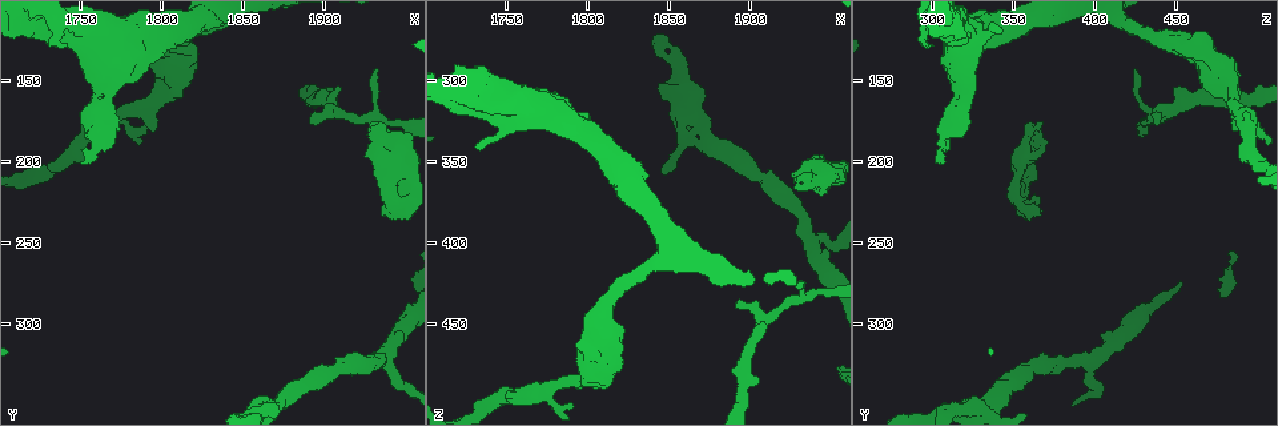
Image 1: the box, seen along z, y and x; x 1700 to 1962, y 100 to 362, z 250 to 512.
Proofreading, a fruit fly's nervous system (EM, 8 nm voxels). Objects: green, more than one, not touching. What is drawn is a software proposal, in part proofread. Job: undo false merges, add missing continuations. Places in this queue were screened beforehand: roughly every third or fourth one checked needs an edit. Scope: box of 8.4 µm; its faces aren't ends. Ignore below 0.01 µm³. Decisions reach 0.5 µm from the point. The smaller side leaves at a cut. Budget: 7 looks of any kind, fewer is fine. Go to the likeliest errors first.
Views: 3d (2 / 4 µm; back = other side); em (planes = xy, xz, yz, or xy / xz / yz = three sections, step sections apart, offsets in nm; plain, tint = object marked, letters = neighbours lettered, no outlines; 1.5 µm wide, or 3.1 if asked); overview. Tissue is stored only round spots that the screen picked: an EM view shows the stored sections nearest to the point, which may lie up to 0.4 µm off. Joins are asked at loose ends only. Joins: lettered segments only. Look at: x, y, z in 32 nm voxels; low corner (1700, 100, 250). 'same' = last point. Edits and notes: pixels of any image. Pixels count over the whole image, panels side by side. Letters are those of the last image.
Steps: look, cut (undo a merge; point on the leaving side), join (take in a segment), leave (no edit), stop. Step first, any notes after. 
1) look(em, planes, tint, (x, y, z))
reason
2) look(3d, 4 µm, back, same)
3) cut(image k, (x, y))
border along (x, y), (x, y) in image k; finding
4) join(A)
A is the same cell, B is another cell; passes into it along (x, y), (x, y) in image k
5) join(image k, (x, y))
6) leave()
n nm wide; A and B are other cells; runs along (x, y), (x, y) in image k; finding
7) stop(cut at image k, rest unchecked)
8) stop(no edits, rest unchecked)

look(3d, 4 µm, (1938, 232, 366))
branch stops here

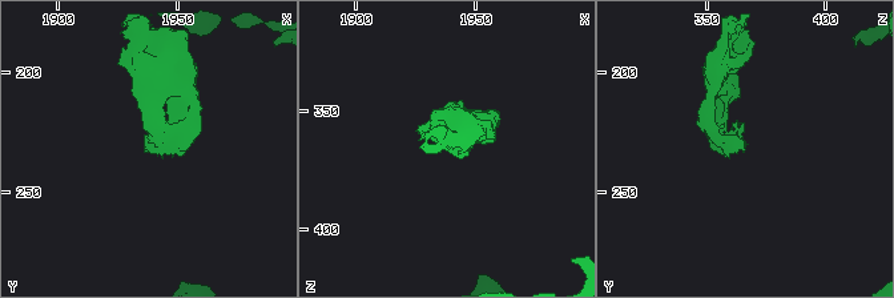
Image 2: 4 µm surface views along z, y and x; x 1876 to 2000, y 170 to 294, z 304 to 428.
look(em, planes, plain, (1937, 233, 366))
need the tissue

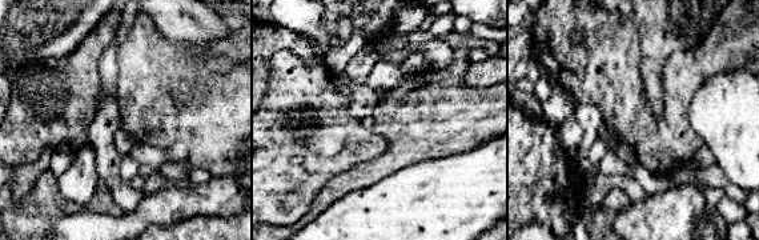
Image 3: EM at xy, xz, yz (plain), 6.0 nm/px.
look(em, planes, letters, same)

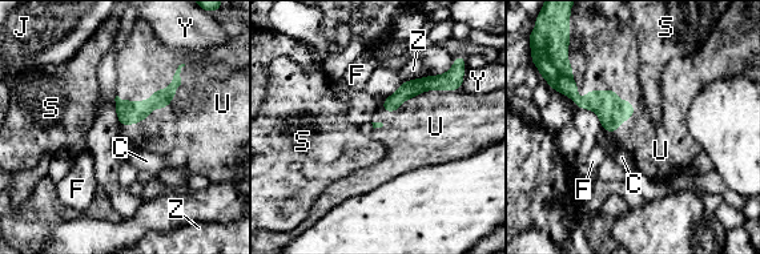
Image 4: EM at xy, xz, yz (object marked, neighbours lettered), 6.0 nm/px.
join(U)
U touches over 550 nm; U is the same cell, C, F, J, S, Y and Z are other cells; passes into it along (129, 112), (160, 107), (198, 121) in image 4; the cell continues

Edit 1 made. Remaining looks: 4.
look(3d, 4 µm, back, (1750, 198, 306))
an open end

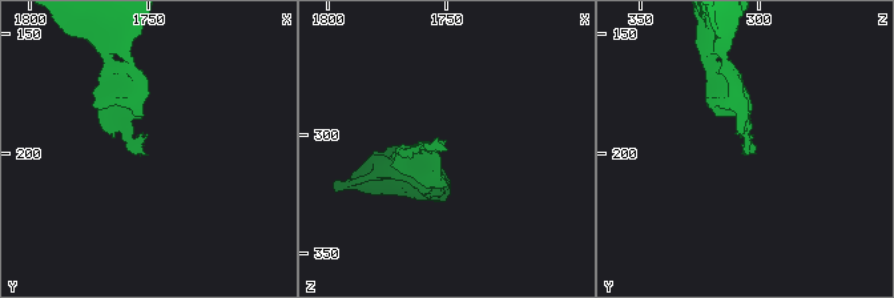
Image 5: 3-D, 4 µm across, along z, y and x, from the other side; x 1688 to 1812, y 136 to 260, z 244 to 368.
look(em, xz, step 4, letters, (1751, 199, 307))

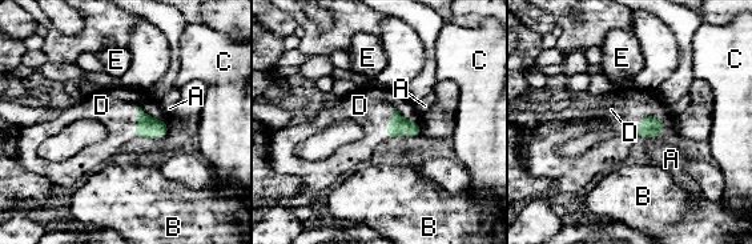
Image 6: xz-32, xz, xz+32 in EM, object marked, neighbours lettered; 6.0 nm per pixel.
look(em, planes, letters, same)

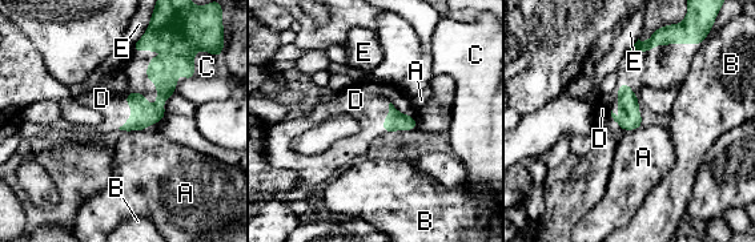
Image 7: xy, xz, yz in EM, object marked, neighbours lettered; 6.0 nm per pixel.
join(D)
D is the same cell, A, B, C and E are other cells; the cell continues

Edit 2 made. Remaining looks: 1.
look(em, planes, letters, (1742, 128, 298))
branch stops here

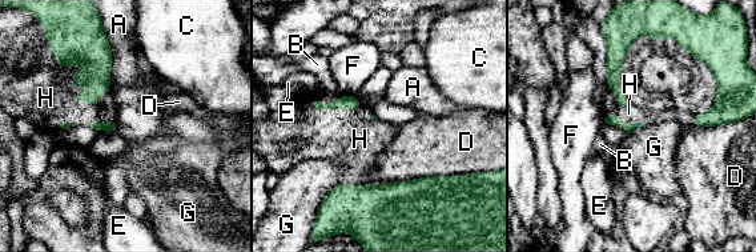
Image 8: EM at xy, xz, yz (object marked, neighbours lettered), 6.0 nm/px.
join(H)
D touches over 600 nm; H is the same cell, A, B, C, D, E, F and G are other cells; the cell continues

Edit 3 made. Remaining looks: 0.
stop(join at image 4, join at image 7, join at image 8, rest unchecked)

